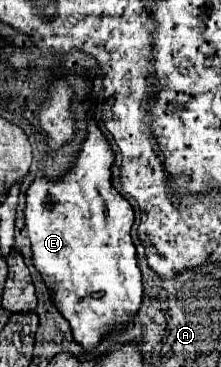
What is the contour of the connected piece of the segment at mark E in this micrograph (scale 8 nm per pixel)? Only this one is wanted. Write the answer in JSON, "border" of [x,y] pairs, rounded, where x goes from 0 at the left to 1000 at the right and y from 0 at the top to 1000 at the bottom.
{"border":[[[407,313],[398,373],[371,390],[371,406],[326,460],[253,488],[163,482],[118,520],[109,613],[145,662],[145,717],[217,766],[271,853],[290,853],[326,891],[335,924],[380,951],[425,951],[452,918],[489,907],[516,886],[579,880],[643,820],[643,749],[615,717],[615,673],[588,651],[606,569],[507,504],[507,444],[516,417],[480,373],[443,351],[434,324]]]}

